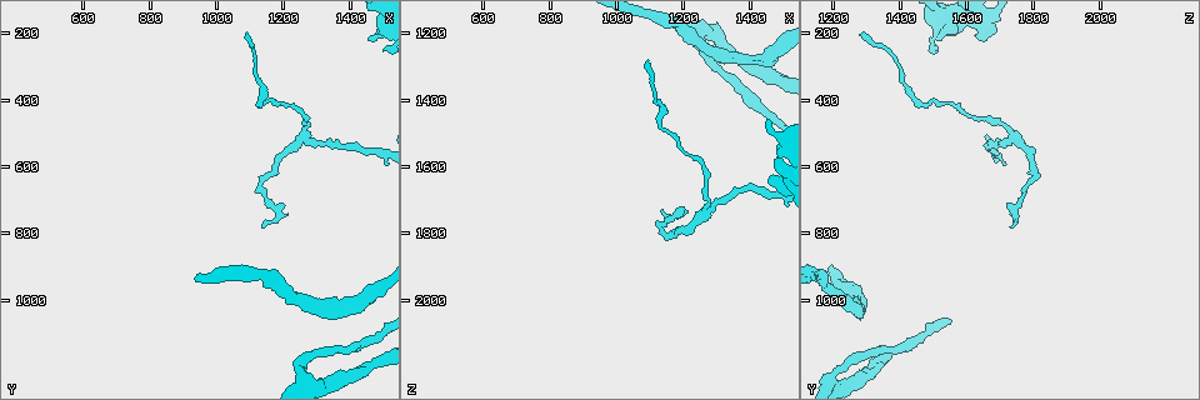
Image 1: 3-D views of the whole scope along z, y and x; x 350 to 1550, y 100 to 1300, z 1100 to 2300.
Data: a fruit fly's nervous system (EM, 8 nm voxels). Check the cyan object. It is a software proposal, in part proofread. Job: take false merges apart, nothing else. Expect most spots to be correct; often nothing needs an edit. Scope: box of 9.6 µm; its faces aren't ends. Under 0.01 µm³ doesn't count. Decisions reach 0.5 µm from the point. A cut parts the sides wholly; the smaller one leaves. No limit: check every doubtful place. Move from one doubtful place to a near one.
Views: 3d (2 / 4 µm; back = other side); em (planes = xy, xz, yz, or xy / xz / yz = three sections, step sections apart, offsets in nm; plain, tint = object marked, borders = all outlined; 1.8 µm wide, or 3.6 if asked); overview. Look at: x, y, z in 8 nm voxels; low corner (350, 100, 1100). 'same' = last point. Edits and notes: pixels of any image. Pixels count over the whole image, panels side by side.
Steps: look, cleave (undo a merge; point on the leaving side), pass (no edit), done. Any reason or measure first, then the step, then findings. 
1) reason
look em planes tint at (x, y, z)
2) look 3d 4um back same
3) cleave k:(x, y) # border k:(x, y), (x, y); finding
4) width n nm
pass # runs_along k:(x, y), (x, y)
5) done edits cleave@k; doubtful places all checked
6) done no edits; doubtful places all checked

abrupt turn
look em planes borders at (1140, 660, 1780)

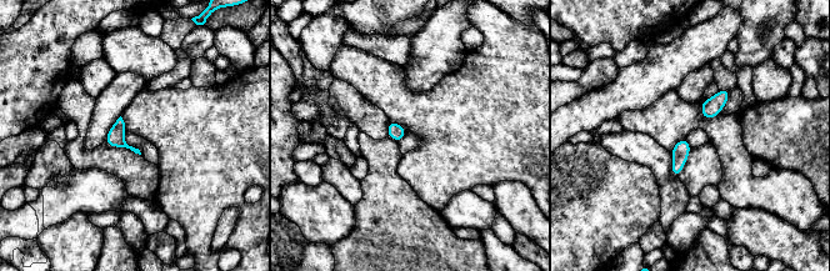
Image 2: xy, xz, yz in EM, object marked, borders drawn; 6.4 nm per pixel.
width 110 nm
pass # continuous, no second neuron

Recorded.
three-way junction
look 3d 2um back at (1260, 510, 1730)

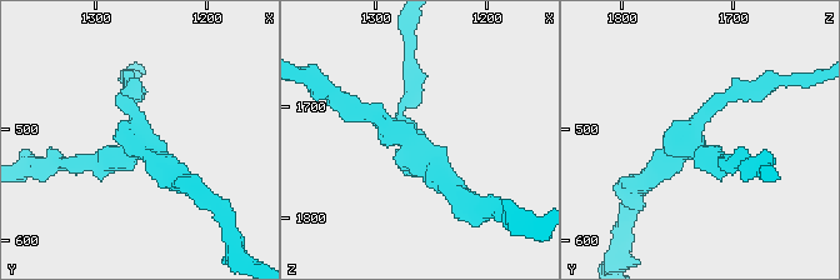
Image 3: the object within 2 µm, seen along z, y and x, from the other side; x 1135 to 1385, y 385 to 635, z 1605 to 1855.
arms 3; need the tissue
look em yz step 16 plain at (1264, 518, 1734)

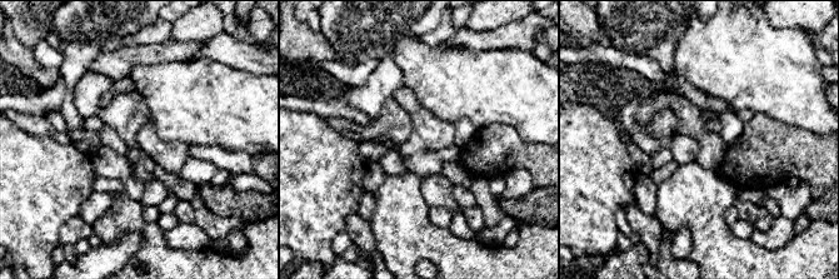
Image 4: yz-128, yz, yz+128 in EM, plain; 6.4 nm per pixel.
with the object marked
look em yz step 16 tint same

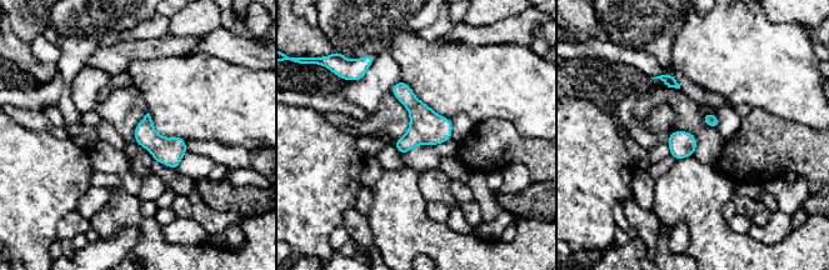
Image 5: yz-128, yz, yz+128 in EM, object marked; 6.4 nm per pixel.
width 140 nm
pass # one neuron here

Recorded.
two arms in line, one across
look 3d 2um at (1260, 1210, 1210)

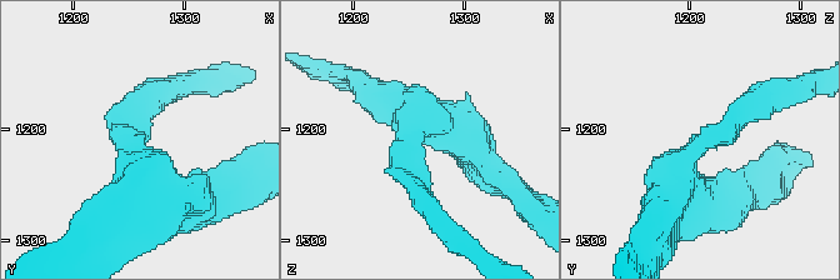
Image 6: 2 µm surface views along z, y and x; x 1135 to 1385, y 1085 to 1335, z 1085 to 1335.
arms 3; arm_widths 190, 280, 280 nm
look em xz step 16 tint at (1252, 1214, 1210)

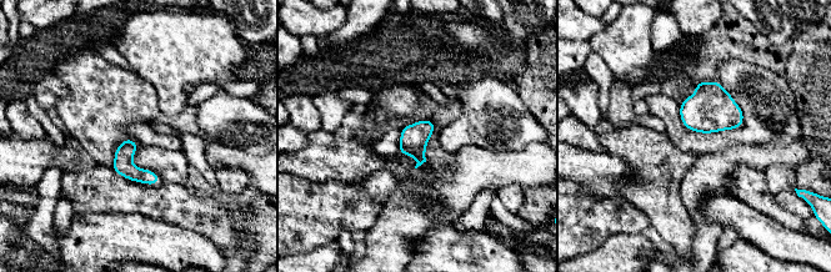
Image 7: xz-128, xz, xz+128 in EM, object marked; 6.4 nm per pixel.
cut it another way
look em planes tint same

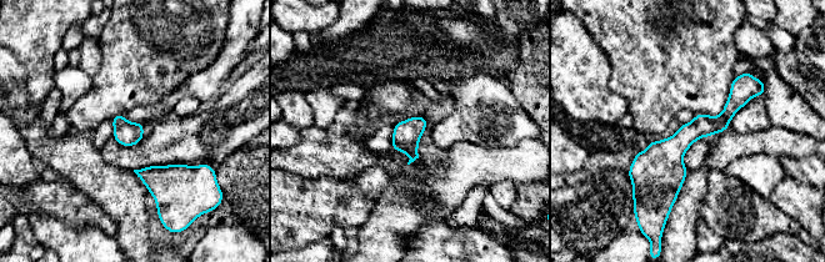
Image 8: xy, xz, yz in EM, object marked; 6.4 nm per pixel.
width 160 nm
pass # runs_along 8:(741, 79), (730, 110), (664, 160), (664, 202); one neuron here

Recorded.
done no edits; doubtful places all checked

